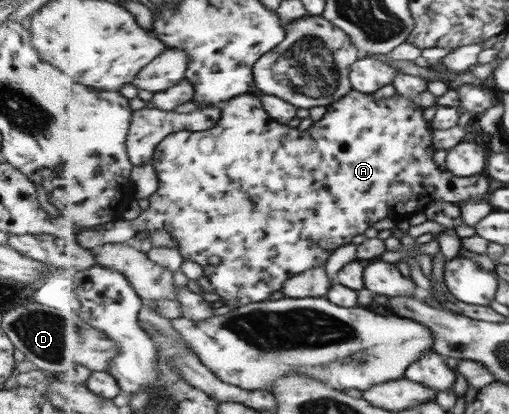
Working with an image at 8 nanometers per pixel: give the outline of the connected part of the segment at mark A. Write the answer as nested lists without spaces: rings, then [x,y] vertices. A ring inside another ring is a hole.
[[[353,89],[341,100],[326,107],[327,111],[321,119],[313,122],[307,130],[299,128],[289,128],[276,121],[266,110],[262,103],[261,96],[257,97],[253,93],[236,96],[223,103],[221,122],[217,128],[211,128],[207,132],[177,132],[173,136],[167,136],[161,146],[156,148],[156,154],[151,163],[156,168],[159,177],[159,189],[148,200],[149,208],[145,209],[134,220],[115,220],[93,224],[91,228],[83,233],[79,233],[77,240],[80,245],[87,250],[95,249],[97,245],[106,245],[117,242],[130,242],[135,239],[137,232],[151,232],[153,230],[168,231],[171,236],[179,241],[180,255],[187,260],[194,261],[203,268],[203,275],[209,279],[213,290],[221,296],[220,303],[225,304],[231,310],[251,304],[261,300],[267,300],[273,292],[281,291],[284,283],[292,276],[300,275],[302,272],[311,271],[313,268],[326,267],[327,260],[341,246],[351,244],[355,236],[364,235],[369,228],[373,228],[379,220],[384,218],[394,221],[409,221],[413,216],[424,212],[431,202],[443,201],[459,206],[465,201],[485,202],[491,193],[491,182],[488,175],[478,174],[472,177],[455,176],[446,166],[441,169],[437,162],[433,160],[436,149],[433,147],[433,125],[432,121],[425,120],[423,108],[417,99],[405,98],[396,93],[387,99],[375,99],[371,94],[365,94]],[[217,256],[220,259],[217,266],[209,264],[209,258]]]

